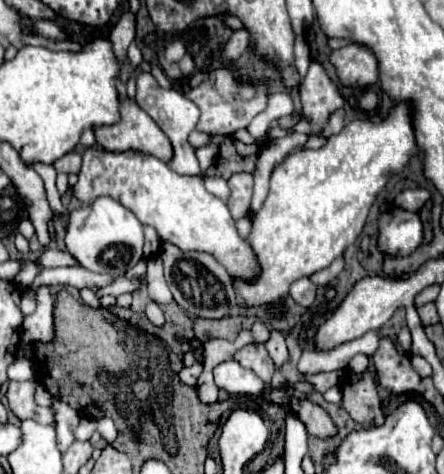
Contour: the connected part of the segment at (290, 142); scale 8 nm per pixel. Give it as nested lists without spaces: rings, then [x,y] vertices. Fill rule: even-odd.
[[[290,135],[282,139],[272,139],[264,145],[262,153],[258,155],[256,171],[254,171],[254,197],[252,197],[252,211],[258,211],[268,193],[268,179],[270,171],[294,149],[294,143],[306,143],[308,135]]]

